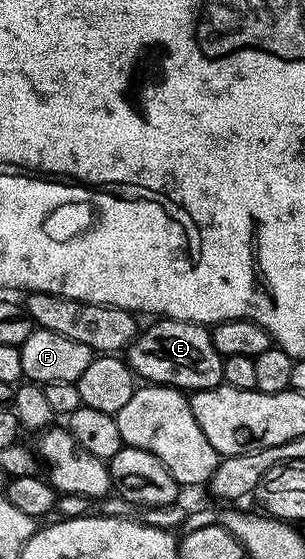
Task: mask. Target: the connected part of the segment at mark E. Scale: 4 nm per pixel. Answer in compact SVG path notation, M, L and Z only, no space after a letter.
M157 319L128 345L126 359L133 373L148 384L162 384L181 390L199 390L216 388L224 383L224 357L218 354L212 341L212 333L203 324Z

